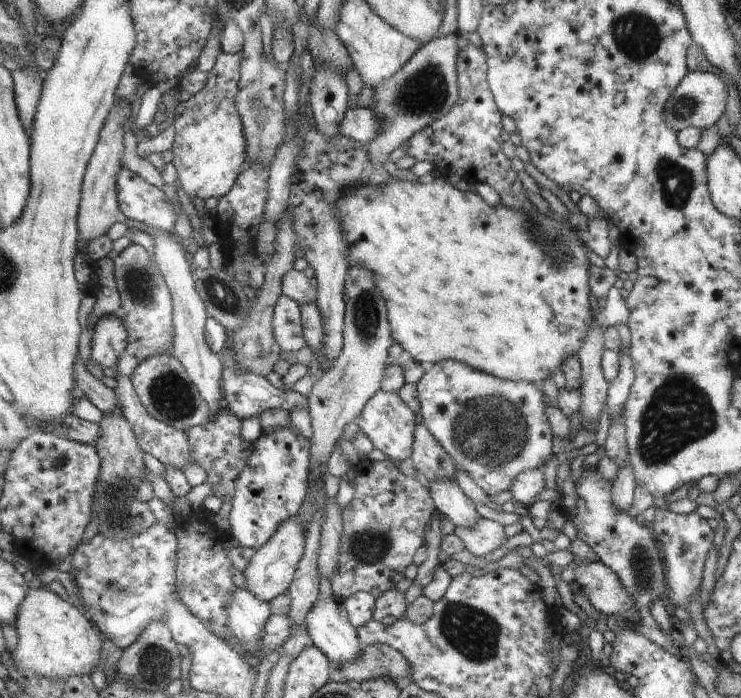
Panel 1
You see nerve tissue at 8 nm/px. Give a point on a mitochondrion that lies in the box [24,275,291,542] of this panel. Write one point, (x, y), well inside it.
(170, 395)

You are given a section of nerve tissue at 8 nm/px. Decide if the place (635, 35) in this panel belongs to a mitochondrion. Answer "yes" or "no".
yes

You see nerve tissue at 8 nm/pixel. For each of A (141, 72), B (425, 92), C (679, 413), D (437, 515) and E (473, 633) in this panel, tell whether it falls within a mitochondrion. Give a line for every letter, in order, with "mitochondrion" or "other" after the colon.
A: other
B: mitochondrion
C: mitochondrion
D: other
E: mitochondrion

